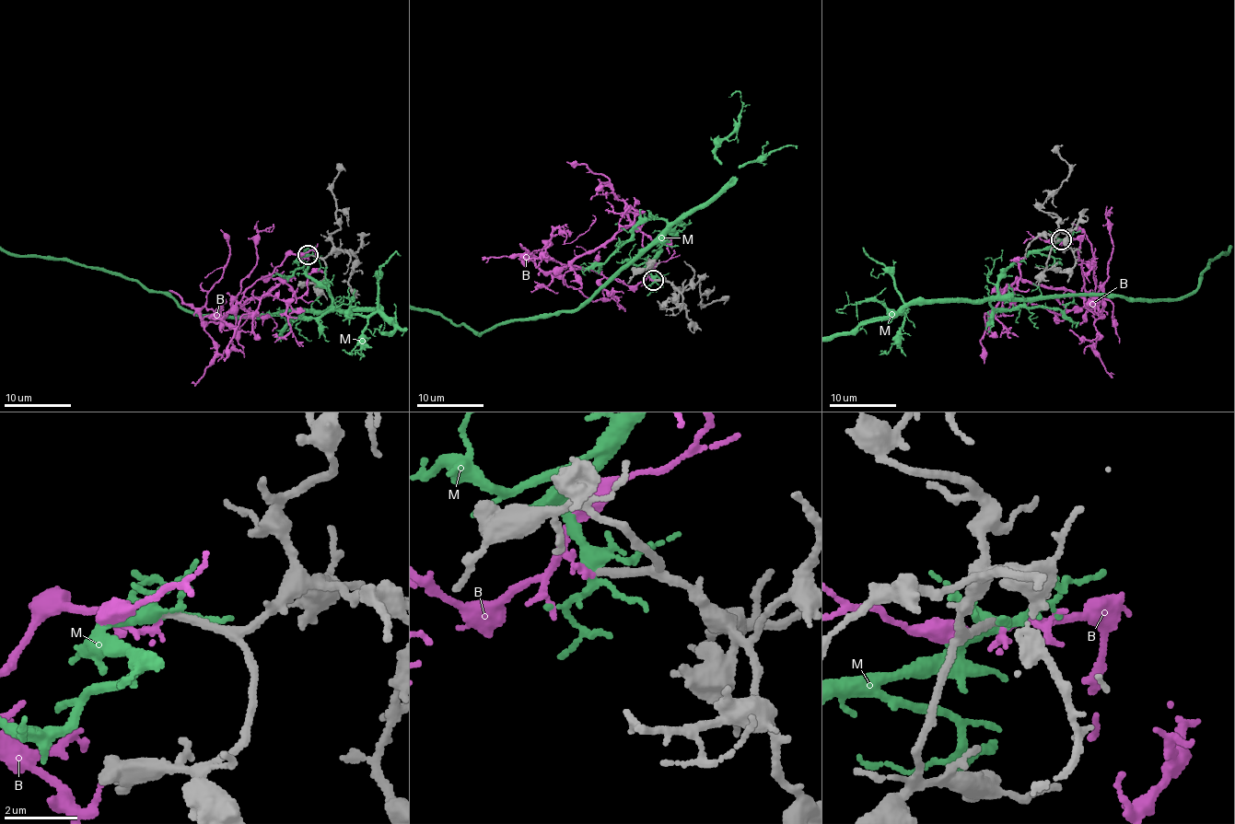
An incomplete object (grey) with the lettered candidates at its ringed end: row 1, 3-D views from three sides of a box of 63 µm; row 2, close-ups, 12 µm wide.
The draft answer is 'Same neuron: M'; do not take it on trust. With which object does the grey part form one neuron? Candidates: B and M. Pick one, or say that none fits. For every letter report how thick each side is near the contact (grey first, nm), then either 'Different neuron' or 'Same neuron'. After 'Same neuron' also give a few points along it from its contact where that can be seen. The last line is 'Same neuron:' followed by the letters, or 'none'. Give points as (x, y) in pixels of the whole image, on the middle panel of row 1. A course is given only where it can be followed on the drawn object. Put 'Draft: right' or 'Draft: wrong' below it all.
B: Thickness 200 nm (grey) against 150 nm. Different neuron
M: Thickness 240 nm (grey) against 240 nm. Different neuron
Same neuron: none
Draft: wrong

